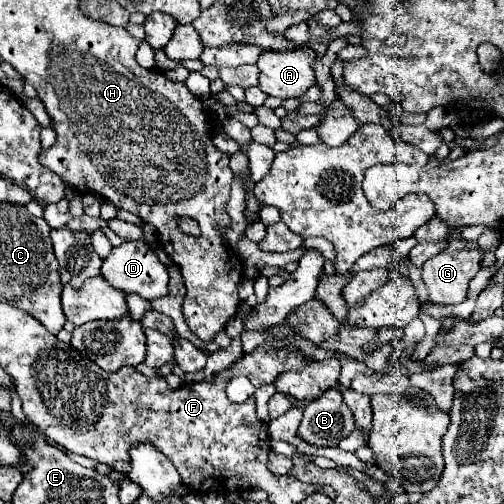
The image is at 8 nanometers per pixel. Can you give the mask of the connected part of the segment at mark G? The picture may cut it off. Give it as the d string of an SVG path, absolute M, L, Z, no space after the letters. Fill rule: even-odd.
M448 237L446 243L448 243L448 247L442 249L440 253L436 253L434 257L430 257L422 267L422 279L426 283L430 301L436 305L454 305L454 303L464 301L468 283L480 271L480 259L482 259L482 251L472 247L464 239Z

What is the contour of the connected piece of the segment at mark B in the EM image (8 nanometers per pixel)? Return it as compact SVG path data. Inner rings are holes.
M328 389L318 399L304 403L298 437L318 447L336 447L354 429L354 415L342 401L340 389Z

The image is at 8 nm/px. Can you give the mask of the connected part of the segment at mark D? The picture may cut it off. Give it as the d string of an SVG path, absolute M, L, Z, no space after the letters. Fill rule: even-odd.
M124 241L114 247L102 263L102 277L122 293L136 293L148 301L168 295L168 271L156 253L142 241Z

